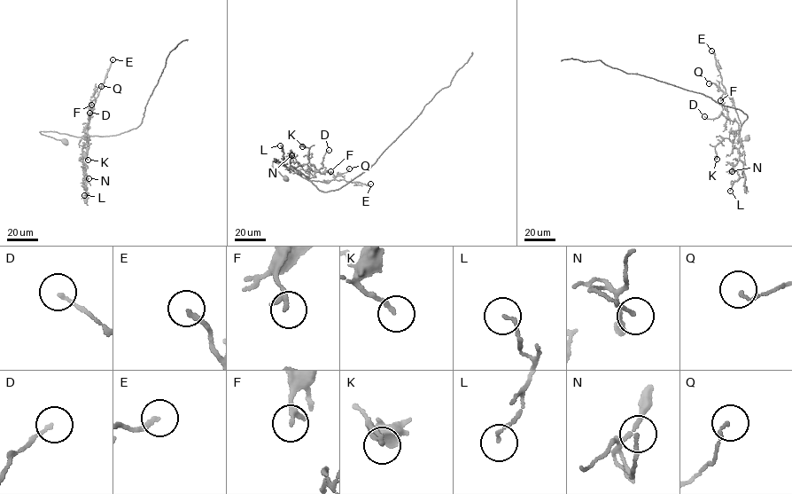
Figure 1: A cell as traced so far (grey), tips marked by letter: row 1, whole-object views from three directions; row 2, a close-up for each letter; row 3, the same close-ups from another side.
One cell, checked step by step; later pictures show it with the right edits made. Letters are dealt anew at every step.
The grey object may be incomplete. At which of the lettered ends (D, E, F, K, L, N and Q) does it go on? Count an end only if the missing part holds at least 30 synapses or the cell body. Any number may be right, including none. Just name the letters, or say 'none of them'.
none of them

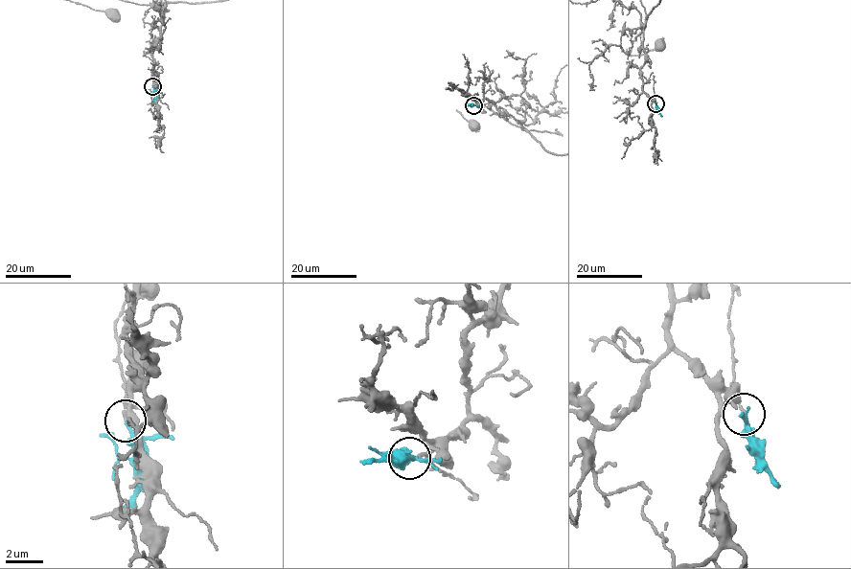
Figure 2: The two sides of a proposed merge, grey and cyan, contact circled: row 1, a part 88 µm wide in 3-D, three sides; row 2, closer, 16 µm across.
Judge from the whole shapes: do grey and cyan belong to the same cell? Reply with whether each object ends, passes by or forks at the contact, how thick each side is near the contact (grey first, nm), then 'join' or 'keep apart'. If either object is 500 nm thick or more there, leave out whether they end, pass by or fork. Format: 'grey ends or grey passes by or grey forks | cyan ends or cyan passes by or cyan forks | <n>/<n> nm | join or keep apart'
grey ends | cyan ends | 140/150 nm | keep apart

